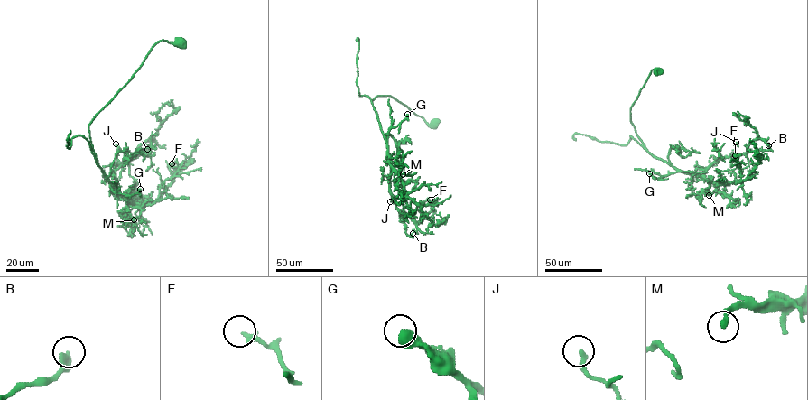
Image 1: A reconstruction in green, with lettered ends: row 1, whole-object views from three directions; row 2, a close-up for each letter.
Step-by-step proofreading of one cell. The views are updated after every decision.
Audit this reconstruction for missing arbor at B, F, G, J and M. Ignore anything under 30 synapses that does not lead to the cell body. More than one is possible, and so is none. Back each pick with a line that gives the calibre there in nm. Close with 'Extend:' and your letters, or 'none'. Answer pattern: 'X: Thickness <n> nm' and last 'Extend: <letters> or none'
G: Thickness 550 nm
Extend: G

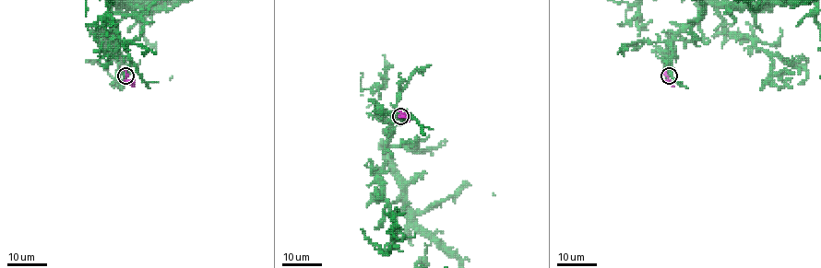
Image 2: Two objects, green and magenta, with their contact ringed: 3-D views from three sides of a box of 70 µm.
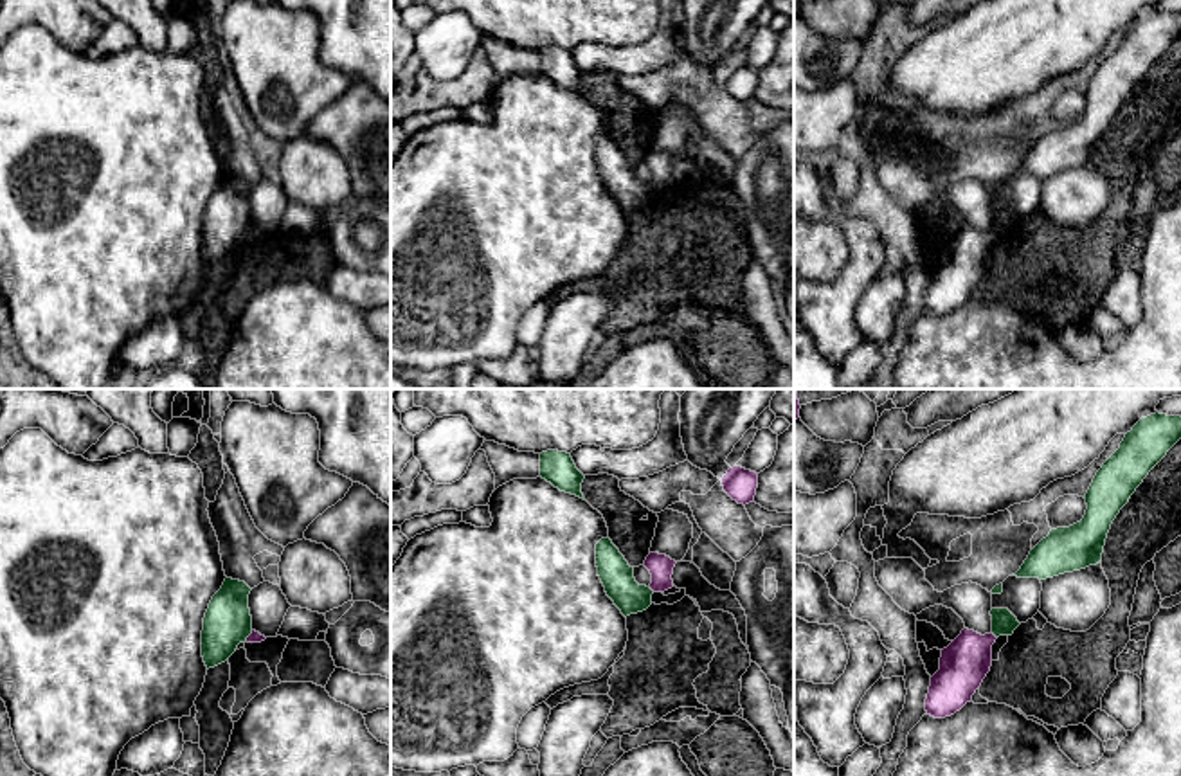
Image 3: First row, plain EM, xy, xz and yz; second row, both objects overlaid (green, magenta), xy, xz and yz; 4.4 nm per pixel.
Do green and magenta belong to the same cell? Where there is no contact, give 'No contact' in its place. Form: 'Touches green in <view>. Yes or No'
Touches green in yz. No

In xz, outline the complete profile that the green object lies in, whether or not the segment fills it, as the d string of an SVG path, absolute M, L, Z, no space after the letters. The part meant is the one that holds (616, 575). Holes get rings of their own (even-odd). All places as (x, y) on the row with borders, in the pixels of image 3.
M601 538L596 544L596 567L607 596L625 618L652 605L654 591L636 582L634 567L628 565L610 538Z

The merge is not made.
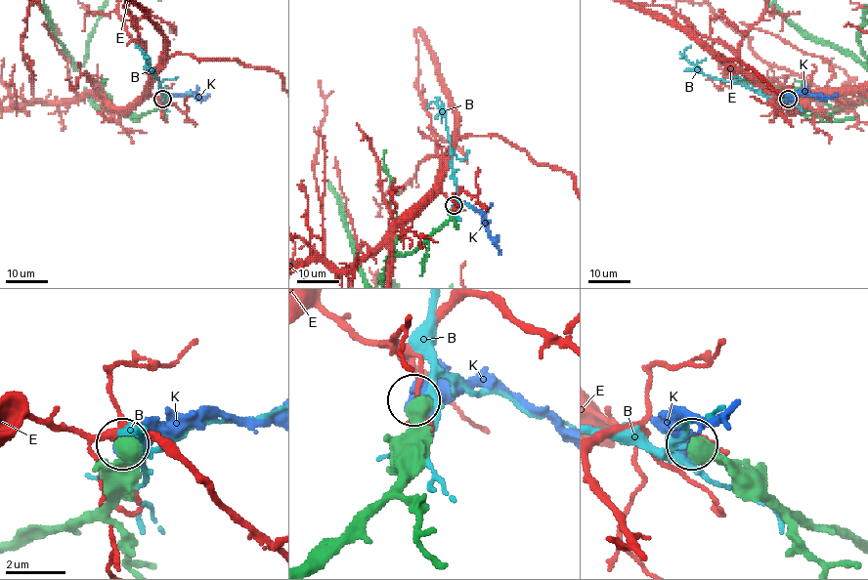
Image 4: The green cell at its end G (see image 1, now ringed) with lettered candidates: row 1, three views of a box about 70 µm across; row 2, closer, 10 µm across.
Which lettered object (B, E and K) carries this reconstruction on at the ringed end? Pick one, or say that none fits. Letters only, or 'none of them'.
K

